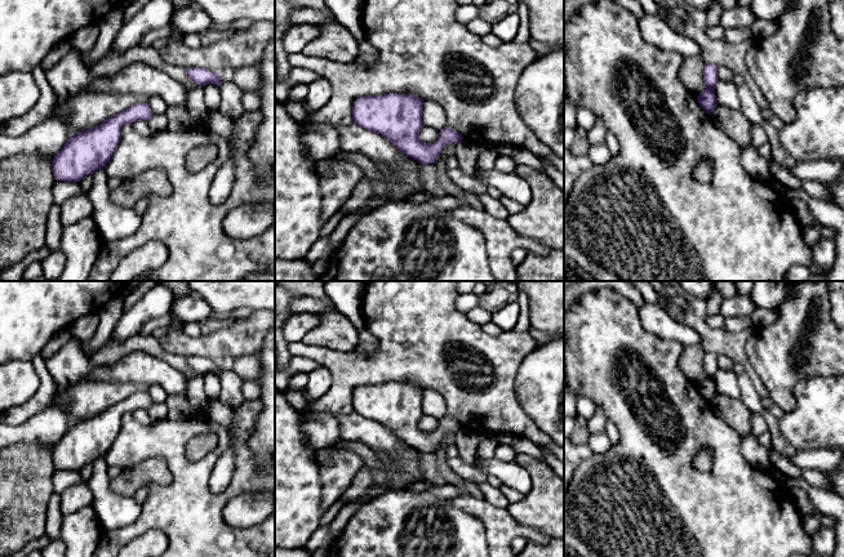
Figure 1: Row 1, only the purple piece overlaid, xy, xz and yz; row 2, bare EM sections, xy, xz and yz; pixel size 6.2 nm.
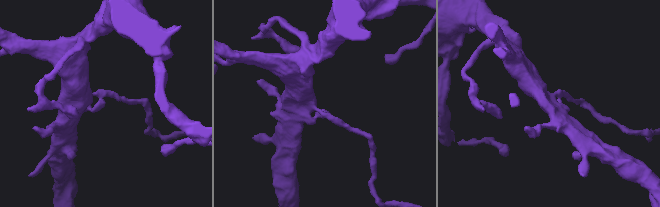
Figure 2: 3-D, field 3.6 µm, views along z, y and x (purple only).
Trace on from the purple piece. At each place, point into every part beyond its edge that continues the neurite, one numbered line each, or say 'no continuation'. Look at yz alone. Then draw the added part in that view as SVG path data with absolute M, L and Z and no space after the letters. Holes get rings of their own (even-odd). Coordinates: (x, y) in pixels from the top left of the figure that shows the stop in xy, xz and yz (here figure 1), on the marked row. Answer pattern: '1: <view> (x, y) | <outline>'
no continuation

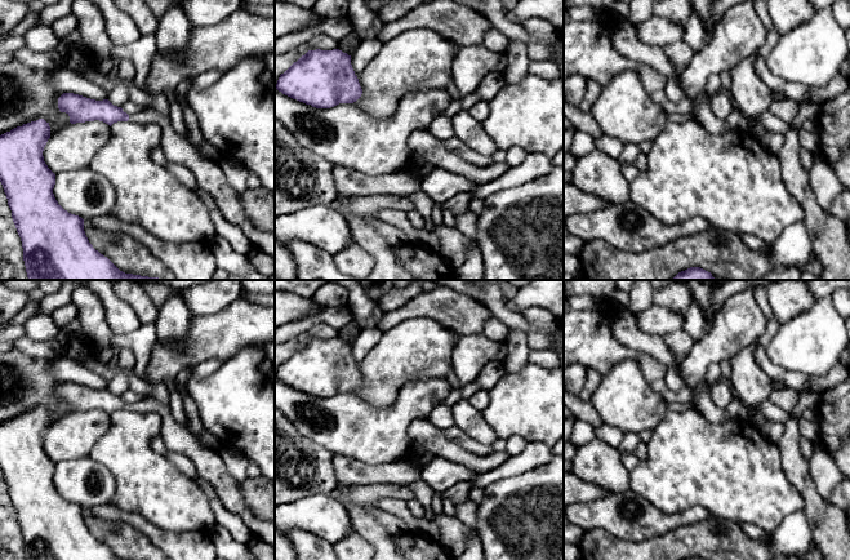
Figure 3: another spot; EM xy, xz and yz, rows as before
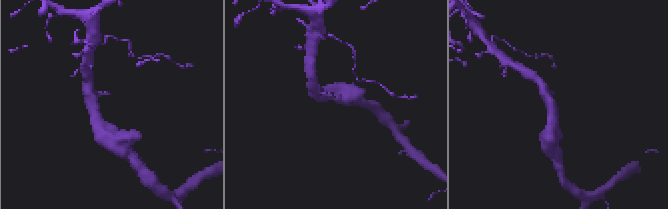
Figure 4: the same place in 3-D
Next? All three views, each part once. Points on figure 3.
1: xy (209, 177) | M144 107L139 112L129 115L129 121L139 124L153 123L161 129L160 146L169 160L190 169L197 187L208 192L223 218L236 225L250 240L252 246L275 258L275 232L255 228L248 219L236 190L226 179L218 161L203 157L199 151L172 126L170 119L156 108Z

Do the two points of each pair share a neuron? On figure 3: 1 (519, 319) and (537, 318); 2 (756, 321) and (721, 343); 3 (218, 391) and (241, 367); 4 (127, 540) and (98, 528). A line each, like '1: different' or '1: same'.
1: different
2: same
3: same
4: same

